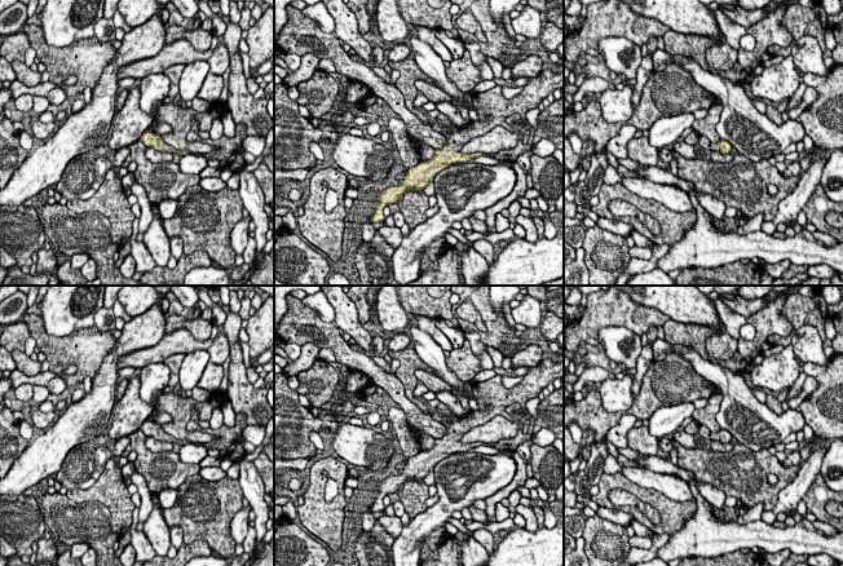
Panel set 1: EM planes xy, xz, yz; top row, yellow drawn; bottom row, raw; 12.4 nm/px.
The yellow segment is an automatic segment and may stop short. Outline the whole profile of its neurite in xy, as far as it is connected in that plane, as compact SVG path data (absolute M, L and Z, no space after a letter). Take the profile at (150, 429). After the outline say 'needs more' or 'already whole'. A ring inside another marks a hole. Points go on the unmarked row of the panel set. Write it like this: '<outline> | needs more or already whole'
M149 419L142 423L140 430L146 437L151 437L151 438L164 441L164 442L181 443L181 441L178 441L175 437L167 434L160 425L153 423Z | needs more

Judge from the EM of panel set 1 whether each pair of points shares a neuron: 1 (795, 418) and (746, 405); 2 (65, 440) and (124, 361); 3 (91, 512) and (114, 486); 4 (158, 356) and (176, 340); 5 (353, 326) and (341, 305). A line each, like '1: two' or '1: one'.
1: one
2: two
3: two
4: one
5: one

